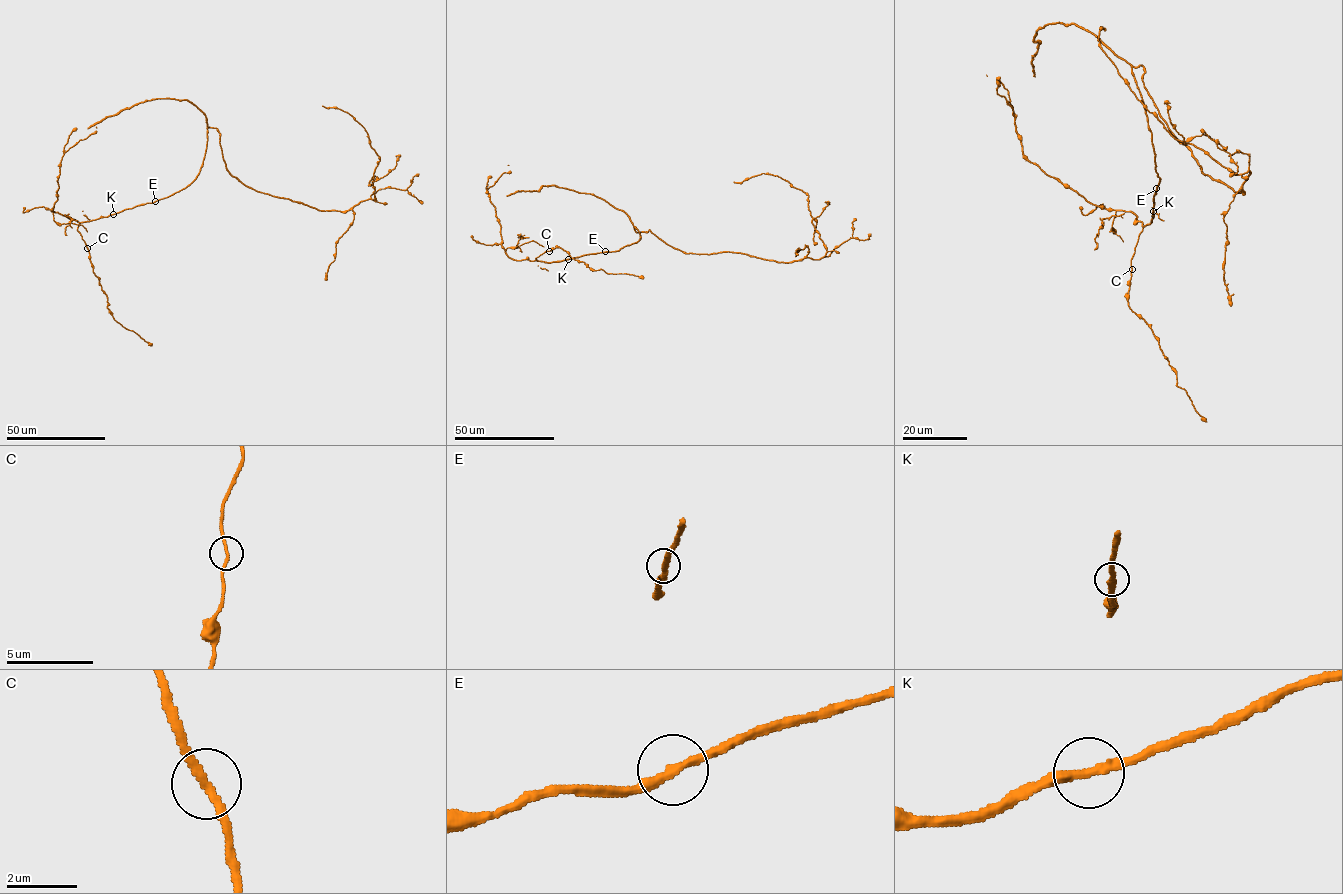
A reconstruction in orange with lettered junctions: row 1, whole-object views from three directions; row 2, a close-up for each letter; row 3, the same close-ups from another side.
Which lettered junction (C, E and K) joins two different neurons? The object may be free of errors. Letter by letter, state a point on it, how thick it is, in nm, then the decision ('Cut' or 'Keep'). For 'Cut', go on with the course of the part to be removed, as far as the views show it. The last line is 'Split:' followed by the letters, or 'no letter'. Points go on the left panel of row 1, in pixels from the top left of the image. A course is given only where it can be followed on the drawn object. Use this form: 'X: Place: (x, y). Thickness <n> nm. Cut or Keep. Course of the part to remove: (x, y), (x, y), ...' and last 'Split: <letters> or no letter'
C: Place: (87, 248). Thickness 180 nm. Keep
E: Place: (155, 201). Thickness 260 nm. Keep
K: Place: (113, 214). Thickness 280 nm. Keep
Split: no letter

